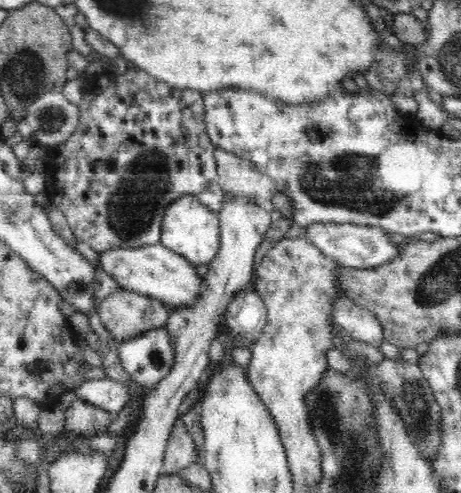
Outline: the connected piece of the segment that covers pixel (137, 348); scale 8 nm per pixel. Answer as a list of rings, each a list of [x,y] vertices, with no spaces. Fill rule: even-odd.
[[[163,325],[120,343],[117,353],[122,368],[131,376],[131,382],[152,386],[172,368],[173,340]]]

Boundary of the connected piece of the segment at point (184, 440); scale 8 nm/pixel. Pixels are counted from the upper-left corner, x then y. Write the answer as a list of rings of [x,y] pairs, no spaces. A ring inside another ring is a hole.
[[[182,417],[175,420],[173,432],[164,455],[162,474],[174,475],[196,462],[196,445],[192,440],[192,434],[188,432]]]

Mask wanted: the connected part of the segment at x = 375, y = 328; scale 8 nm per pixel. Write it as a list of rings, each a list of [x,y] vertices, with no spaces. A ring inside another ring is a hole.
[[[342,296],[331,310],[331,319],[350,337],[370,343],[376,347],[384,340],[382,325],[377,316],[367,308],[355,304],[348,297]]]

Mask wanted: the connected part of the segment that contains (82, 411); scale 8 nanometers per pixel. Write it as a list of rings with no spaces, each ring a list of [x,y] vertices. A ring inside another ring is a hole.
[[[76,397],[76,400],[65,411],[65,417],[67,430],[73,430],[80,435],[89,437],[106,434],[115,415]]]

